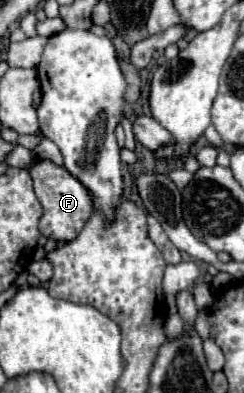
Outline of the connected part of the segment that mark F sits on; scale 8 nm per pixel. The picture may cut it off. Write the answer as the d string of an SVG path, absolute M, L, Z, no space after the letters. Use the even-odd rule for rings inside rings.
M38 160L28 170L34 182L36 198L44 208L40 218L40 232L46 238L54 238L58 242L74 240L94 212L94 196L64 166L54 166L54 162L50 160Z

